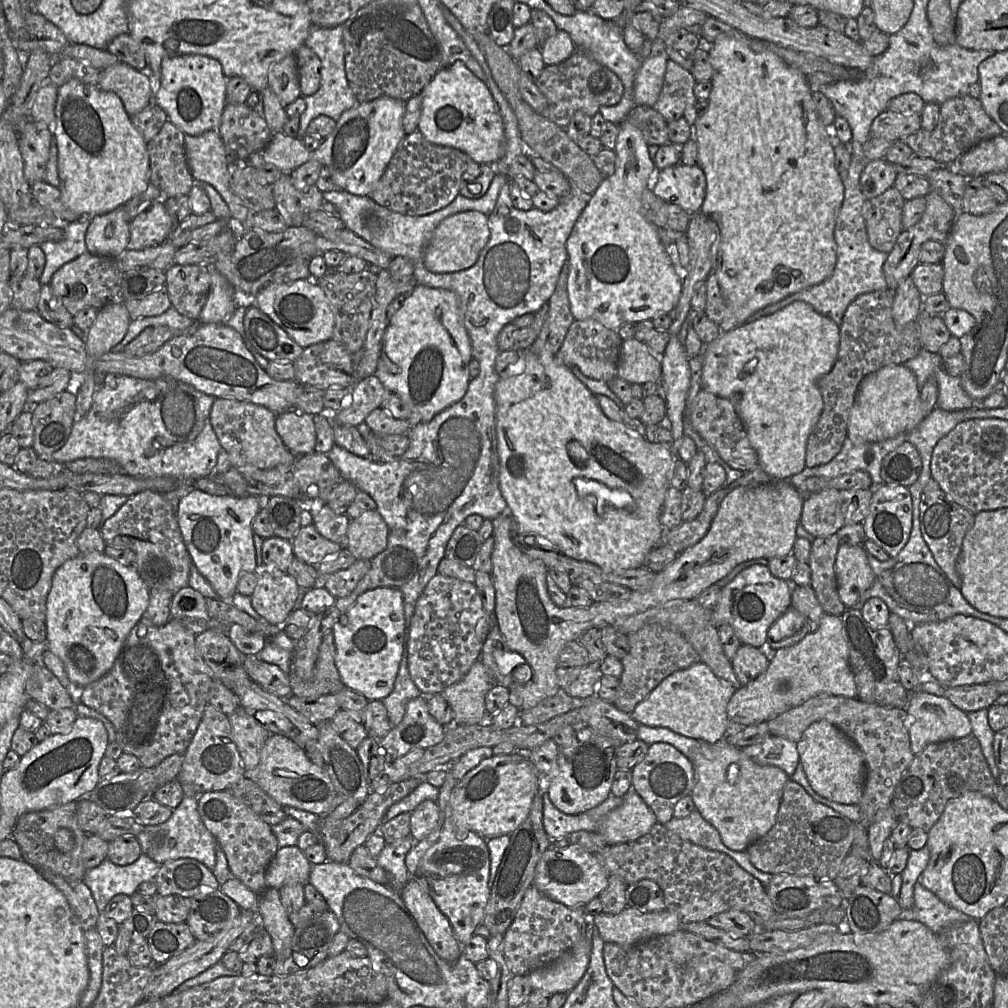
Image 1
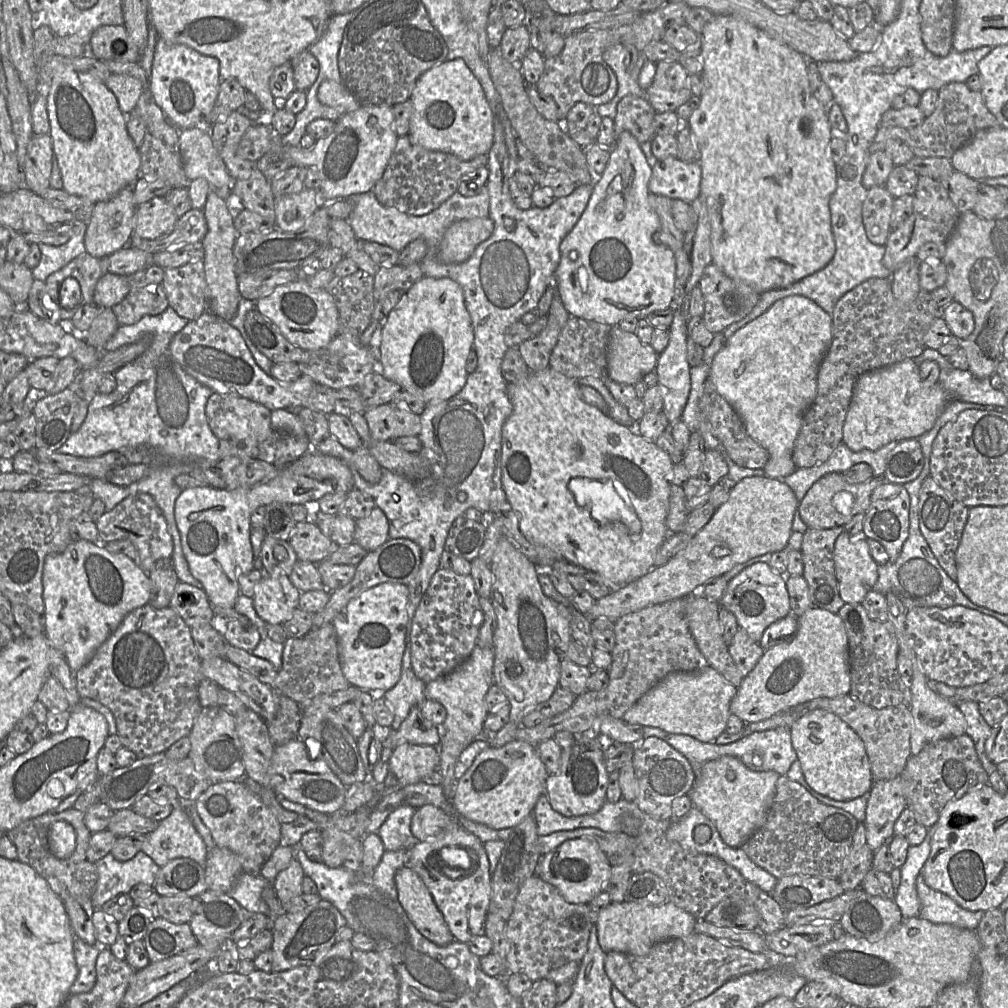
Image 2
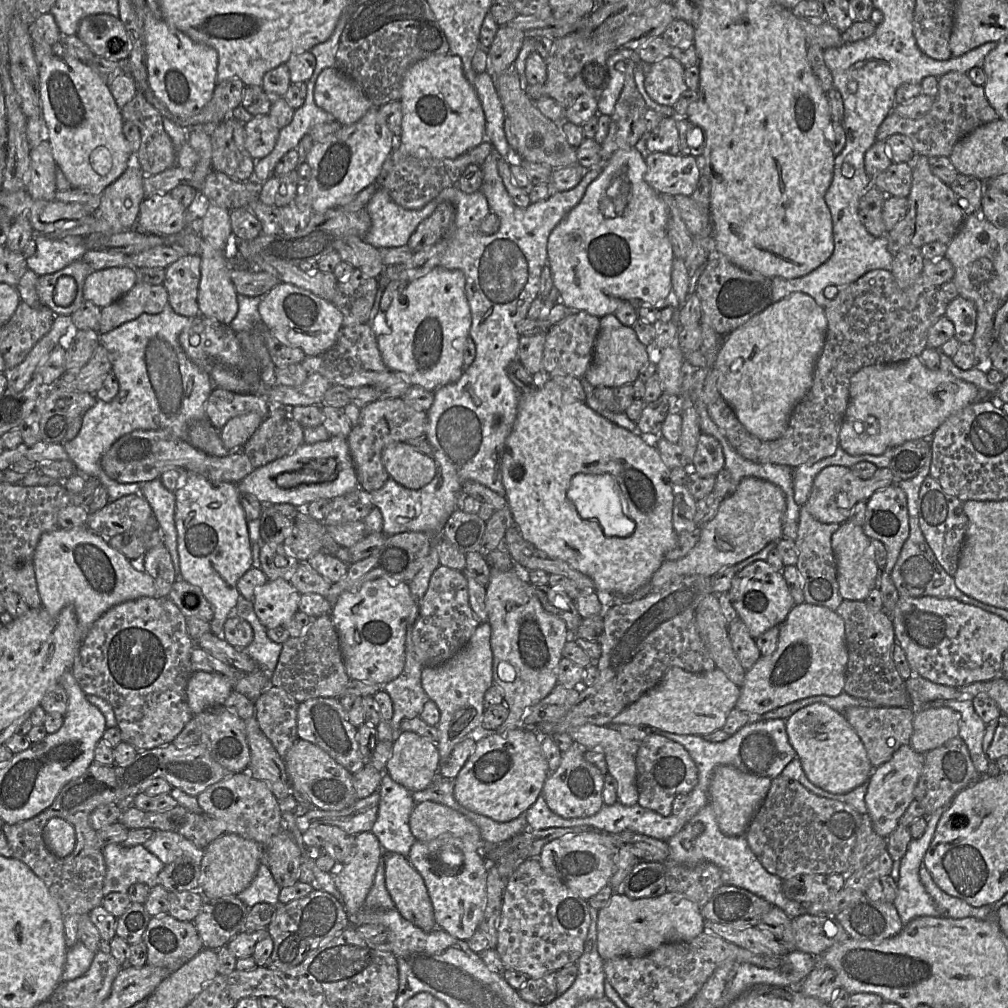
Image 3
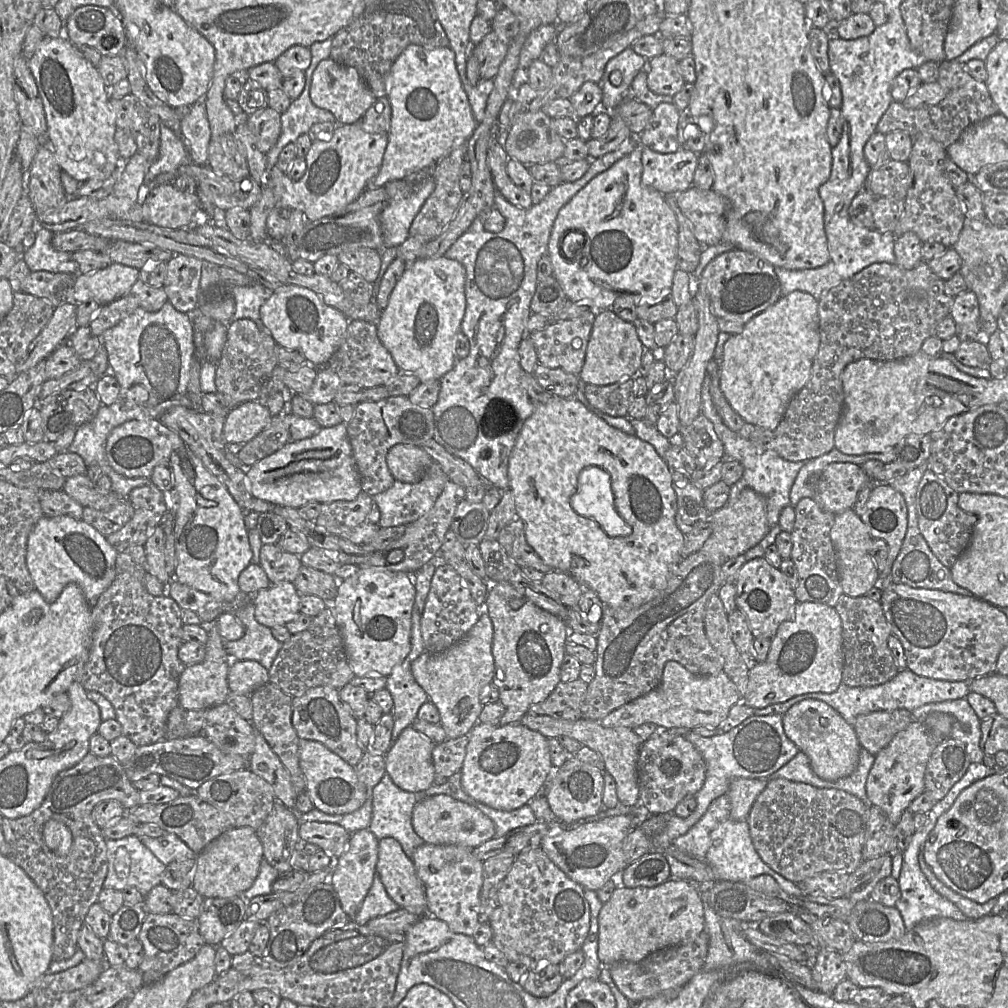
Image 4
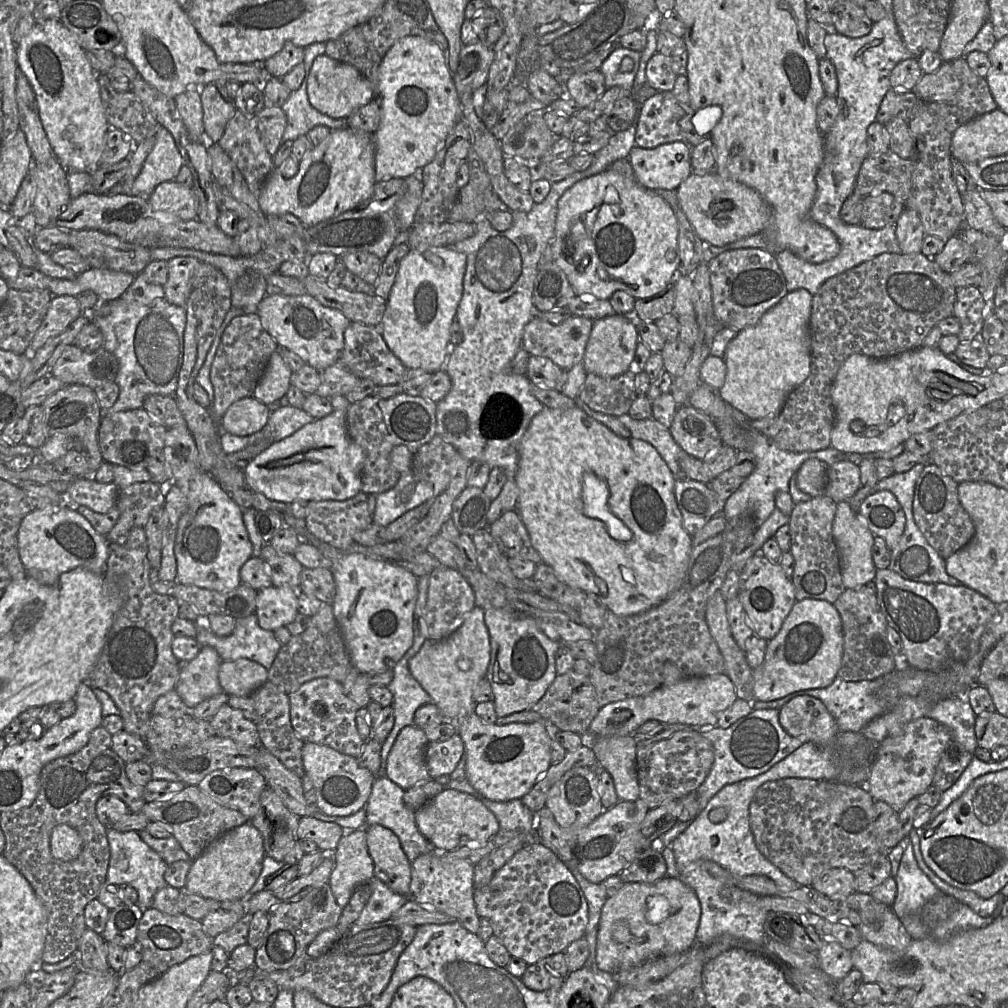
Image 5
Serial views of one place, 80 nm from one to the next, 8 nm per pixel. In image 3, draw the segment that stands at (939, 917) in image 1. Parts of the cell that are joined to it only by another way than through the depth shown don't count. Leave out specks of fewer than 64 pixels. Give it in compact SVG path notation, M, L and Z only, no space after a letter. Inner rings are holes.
M923 862L920 866L919 876L921 883L933 899L942 916L953 919L962 919L967 917L973 917L980 920L989 919L989 915L993 911L993 905L974 907L960 898L947 894L936 885L929 870Z

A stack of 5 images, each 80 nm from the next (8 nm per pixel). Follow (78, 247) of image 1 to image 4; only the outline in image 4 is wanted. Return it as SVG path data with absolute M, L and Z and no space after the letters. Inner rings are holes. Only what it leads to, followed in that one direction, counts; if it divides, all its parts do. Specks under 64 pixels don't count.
M38 228L33 246L22 254L28 268L52 273L80 274L78 264L70 252L58 251L52 246L53 232Z

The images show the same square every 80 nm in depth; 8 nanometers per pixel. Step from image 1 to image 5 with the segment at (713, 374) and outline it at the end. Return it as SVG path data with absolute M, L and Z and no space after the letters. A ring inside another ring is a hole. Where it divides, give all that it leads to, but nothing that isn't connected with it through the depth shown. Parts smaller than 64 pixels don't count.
M803 288L788 292L756 324L740 330L728 343L724 356L726 376L718 393L750 419L778 415L788 395L809 376L812 299L813 295Z

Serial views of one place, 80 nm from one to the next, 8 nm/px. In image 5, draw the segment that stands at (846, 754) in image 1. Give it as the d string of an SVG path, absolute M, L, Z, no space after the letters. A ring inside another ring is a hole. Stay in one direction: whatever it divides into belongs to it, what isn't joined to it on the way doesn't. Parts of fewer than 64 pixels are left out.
M793 697L779 709L779 723L791 736L803 743L834 747L839 729L834 717L817 698Z

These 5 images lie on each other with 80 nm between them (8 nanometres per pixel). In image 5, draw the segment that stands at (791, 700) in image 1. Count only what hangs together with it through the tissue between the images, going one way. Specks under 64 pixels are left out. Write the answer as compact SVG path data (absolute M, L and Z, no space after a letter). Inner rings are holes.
M825 600L796 601L777 635L768 641L764 662L752 670L754 698L766 702L800 690L826 688L837 677L842 655L842 623L836 608Z

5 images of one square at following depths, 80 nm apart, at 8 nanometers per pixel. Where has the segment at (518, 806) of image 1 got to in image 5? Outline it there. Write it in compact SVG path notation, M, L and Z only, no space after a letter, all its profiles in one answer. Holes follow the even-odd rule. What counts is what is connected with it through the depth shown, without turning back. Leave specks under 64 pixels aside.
M473 710L465 717L457 717L455 725L465 746L466 777L475 790L492 801L521 799L551 766L550 742L553 737L543 722L486 724Z

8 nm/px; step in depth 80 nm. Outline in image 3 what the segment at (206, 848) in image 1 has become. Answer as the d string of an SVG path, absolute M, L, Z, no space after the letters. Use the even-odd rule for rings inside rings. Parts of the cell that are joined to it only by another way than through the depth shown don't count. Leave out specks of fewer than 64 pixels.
M156 831L143 846L165 866L178 858L191 858L200 865L204 850L181 834L173 831Z

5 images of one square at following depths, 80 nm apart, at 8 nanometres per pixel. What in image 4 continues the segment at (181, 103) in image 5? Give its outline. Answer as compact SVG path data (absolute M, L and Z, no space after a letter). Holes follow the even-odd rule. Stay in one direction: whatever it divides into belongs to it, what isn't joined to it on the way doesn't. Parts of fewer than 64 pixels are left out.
M203 100L190 106L180 123L183 142L190 154L190 160L197 165L206 165L211 130Z

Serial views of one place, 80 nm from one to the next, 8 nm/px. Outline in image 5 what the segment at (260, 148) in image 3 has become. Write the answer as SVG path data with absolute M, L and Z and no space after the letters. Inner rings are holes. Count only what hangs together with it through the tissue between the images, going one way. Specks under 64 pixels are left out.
M266 105L257 115L261 139L272 156L282 143L287 117L282 107Z

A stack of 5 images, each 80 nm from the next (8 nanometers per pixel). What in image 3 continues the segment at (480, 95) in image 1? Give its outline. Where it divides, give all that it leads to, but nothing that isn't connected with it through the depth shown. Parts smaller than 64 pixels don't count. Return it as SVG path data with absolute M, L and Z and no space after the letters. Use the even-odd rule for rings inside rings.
M458 55L431 56L412 65L403 78L400 102L403 112L401 153L416 158L456 159L485 139L484 110L464 75Z

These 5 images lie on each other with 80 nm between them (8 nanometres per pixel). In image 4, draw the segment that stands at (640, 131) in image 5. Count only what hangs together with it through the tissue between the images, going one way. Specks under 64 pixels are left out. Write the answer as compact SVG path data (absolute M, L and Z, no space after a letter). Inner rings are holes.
M660 103L652 110L652 117L639 135L642 144L658 153L669 154L681 147L678 141L678 123L683 115L674 103Z

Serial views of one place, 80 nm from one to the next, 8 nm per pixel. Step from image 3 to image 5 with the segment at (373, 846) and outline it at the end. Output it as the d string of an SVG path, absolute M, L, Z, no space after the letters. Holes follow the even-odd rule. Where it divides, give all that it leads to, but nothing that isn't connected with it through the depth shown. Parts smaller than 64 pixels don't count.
M365 828L352 831L343 836L337 848L332 853L326 853L334 862L333 871L330 875L329 883L338 905L345 907L353 891L361 884L370 883L374 878L374 864L368 852Z

